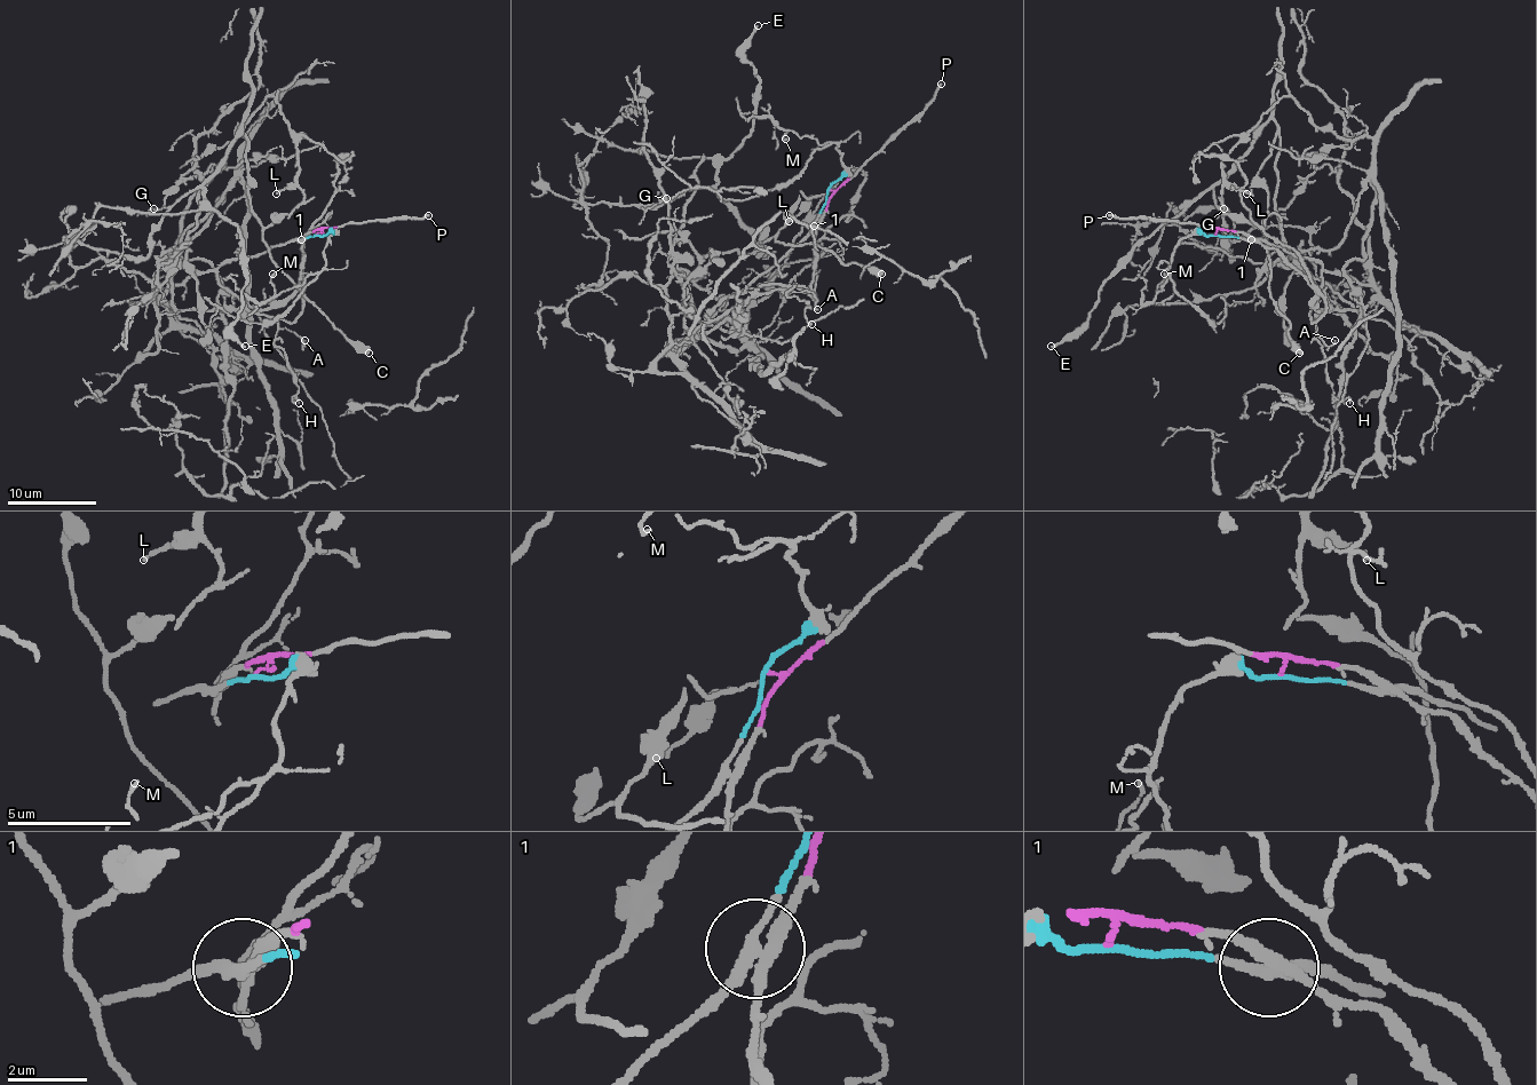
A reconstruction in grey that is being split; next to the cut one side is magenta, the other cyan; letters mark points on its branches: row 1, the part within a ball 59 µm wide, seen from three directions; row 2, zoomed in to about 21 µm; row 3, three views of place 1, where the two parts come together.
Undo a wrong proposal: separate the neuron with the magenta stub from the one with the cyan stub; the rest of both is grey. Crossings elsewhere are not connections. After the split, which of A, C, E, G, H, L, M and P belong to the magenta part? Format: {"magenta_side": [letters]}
{"magenta_side": ["C", "E", "G", "L", "P"]}

